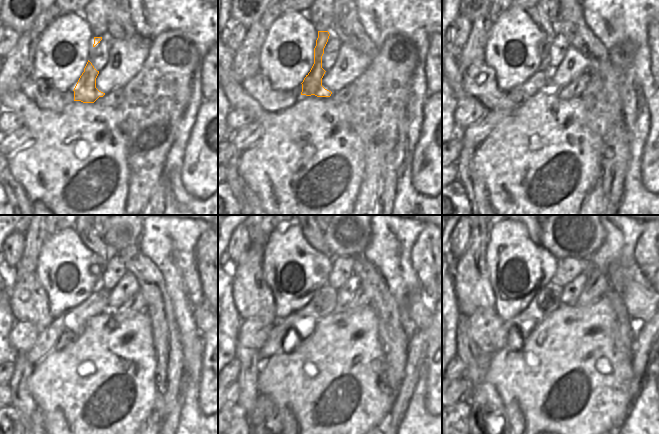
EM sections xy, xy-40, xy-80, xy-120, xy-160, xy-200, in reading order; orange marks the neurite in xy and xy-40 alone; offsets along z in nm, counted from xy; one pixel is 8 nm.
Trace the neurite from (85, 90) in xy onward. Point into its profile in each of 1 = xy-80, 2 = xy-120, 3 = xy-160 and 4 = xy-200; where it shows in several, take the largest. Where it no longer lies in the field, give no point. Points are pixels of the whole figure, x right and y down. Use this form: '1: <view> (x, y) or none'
1: xy-80 (545, 24)
2: xy-120 (94, 242)
3: xy-160 (314, 236)
4: xy-200 (535, 235)

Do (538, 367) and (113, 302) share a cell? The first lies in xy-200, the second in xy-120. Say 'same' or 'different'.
different

